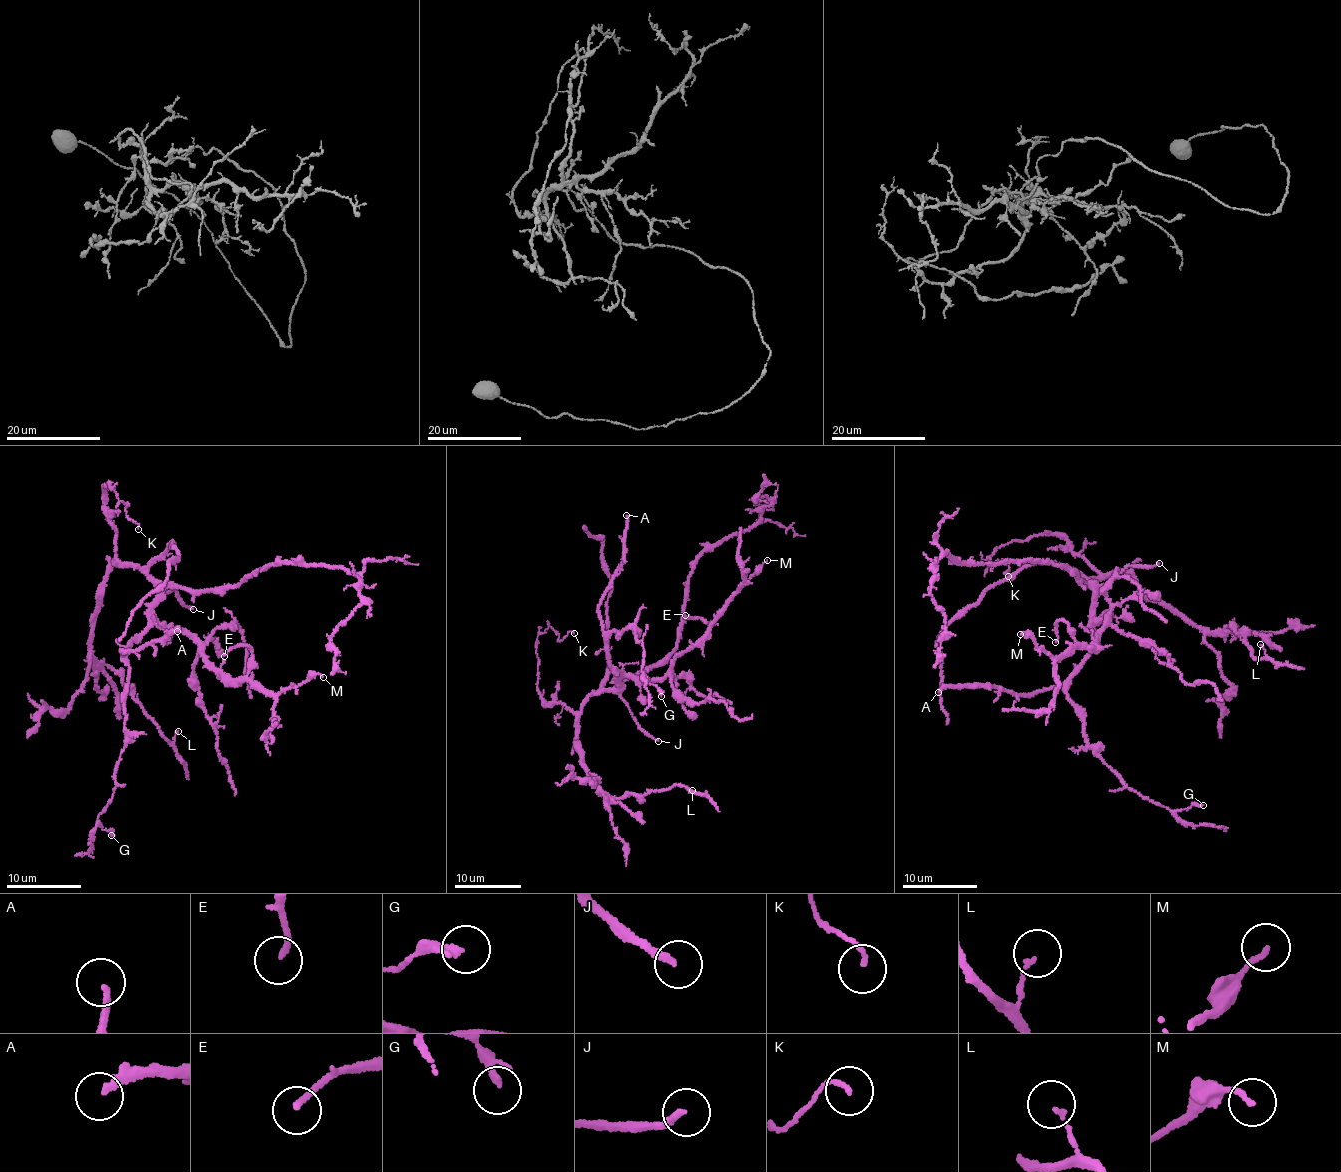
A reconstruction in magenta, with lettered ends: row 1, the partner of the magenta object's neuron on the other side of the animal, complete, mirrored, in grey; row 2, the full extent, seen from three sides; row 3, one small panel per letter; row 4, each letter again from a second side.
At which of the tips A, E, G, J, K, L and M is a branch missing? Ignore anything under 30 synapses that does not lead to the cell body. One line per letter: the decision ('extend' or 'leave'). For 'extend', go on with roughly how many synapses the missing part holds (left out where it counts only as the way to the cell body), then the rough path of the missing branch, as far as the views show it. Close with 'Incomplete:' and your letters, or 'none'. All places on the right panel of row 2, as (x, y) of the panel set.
A: extend | 50 syn
E: leave
G: leave
J: extend
K: leave
L: leave
M: leave
Incomplete: A, J

